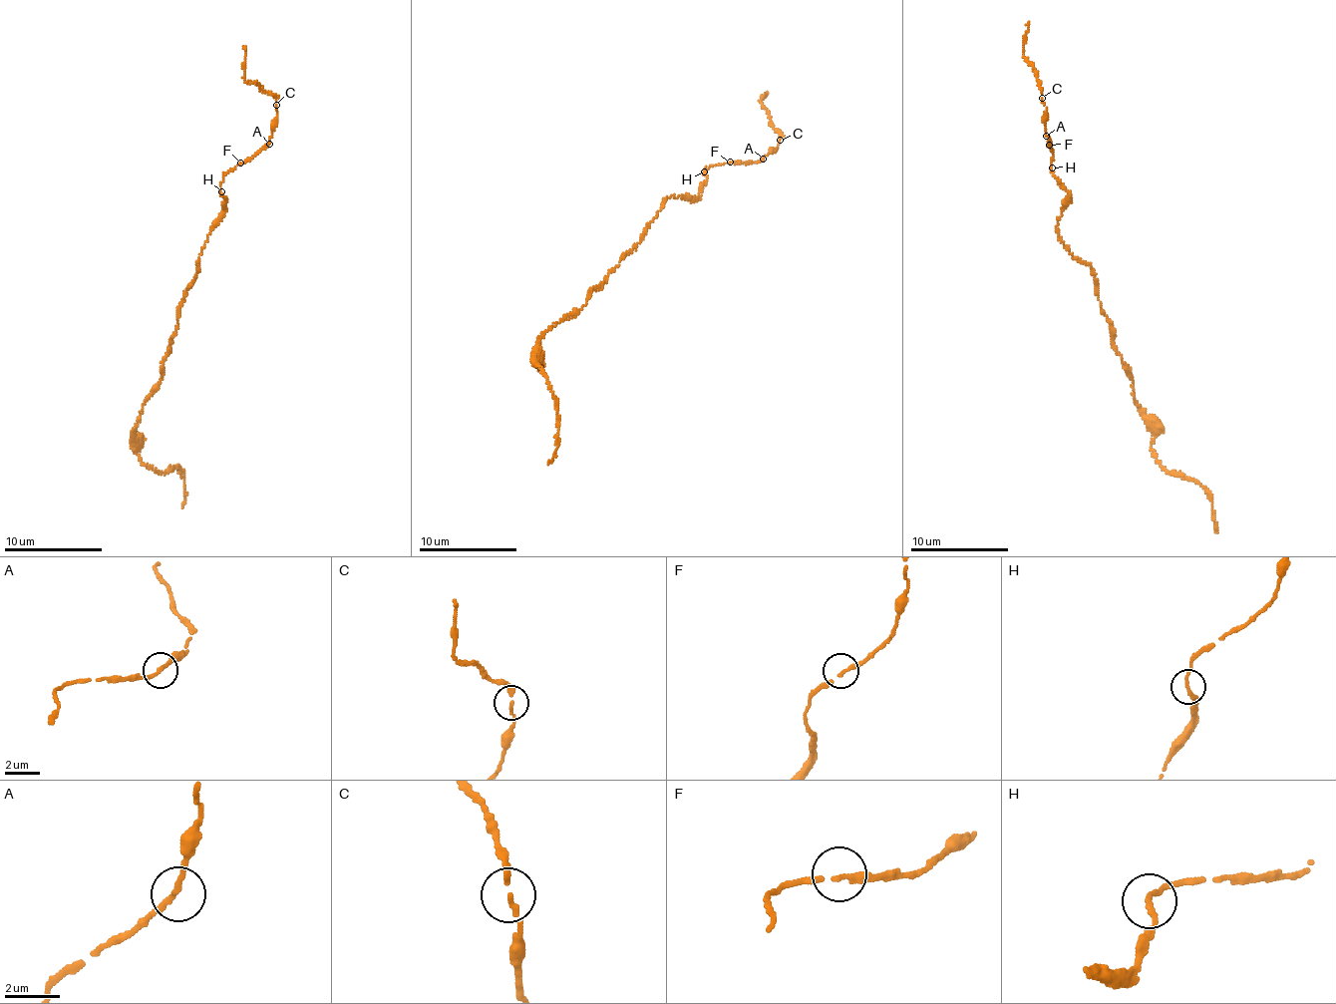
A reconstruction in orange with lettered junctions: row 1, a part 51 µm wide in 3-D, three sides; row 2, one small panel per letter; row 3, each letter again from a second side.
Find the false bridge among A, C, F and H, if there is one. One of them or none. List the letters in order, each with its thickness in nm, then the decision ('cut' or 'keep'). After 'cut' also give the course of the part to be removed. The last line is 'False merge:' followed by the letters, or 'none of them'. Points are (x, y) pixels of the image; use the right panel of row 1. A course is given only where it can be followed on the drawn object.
A: 240 nm | keep
C: 200 nm | keep
F: 220 nm | keep
H: 190 nm | keep
False merge: none of them

